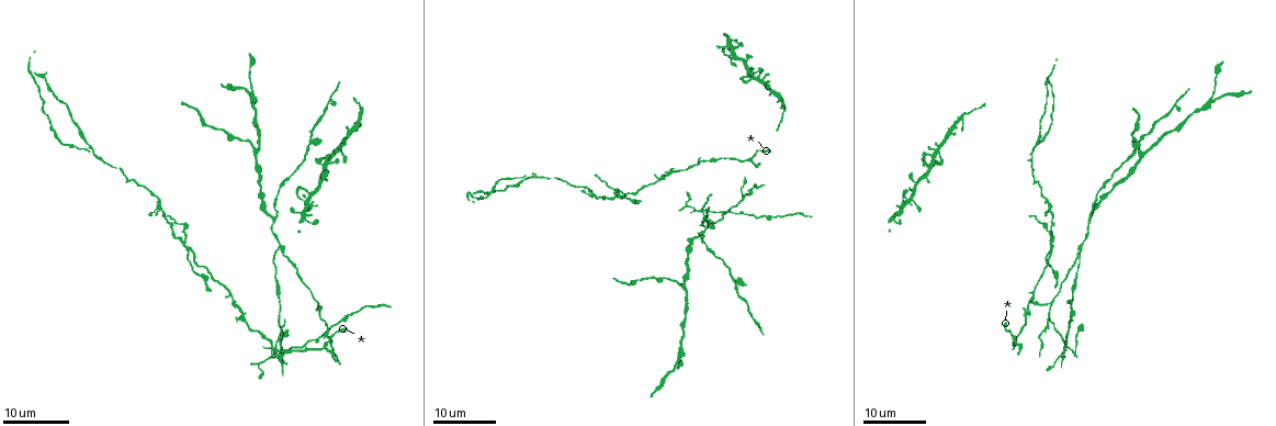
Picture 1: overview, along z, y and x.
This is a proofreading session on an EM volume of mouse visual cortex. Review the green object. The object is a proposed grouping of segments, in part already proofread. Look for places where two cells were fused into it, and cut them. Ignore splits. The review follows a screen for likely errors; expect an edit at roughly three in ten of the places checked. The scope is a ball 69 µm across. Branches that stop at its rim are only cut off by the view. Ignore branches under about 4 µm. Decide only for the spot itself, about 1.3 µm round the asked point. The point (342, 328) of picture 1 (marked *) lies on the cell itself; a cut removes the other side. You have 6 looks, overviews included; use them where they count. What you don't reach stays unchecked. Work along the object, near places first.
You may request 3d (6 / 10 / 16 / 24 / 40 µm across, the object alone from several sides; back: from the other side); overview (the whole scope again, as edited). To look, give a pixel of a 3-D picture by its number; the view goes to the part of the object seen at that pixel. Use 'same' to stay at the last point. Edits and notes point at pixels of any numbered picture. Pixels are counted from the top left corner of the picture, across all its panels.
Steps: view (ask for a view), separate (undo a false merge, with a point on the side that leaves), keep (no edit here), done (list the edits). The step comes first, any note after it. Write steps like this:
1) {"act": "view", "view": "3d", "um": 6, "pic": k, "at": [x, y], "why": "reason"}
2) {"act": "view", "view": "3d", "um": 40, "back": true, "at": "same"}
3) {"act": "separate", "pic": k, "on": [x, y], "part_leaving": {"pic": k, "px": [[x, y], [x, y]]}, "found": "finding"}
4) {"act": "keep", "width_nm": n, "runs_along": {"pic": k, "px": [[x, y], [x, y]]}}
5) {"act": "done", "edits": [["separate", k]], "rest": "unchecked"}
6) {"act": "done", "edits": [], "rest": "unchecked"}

{"act": "view", "view": "3d", "um": 24, "pic": 1, "at": [184, 238], "why": "thin arm on a thick one"}

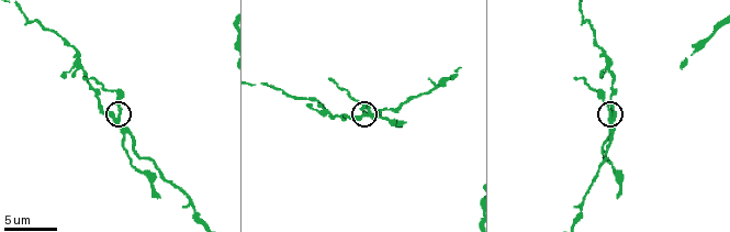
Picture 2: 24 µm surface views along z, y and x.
{"act": "view", "view": "3d", "um": 10, "pic": 2, "at": [611, 117]}

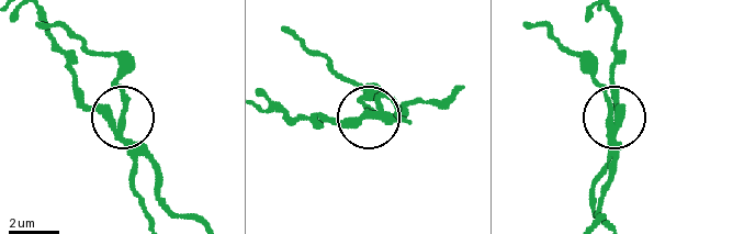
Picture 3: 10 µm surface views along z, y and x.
{"act": "view", "view": "3d", "um": 6, "pic": 3, "at": [610, 113], "why": "closer look"}

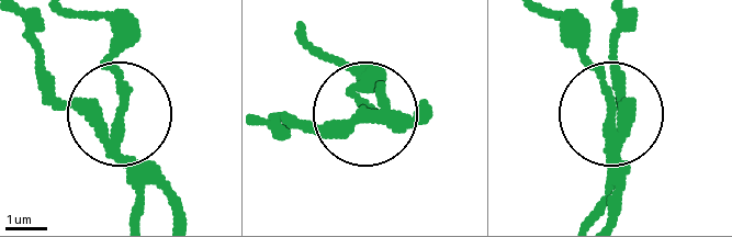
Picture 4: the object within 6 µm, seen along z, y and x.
{"act": "separate", "pic": 4, "on": [122, 98], "side_arm_um": 7, "arms": 3, "found": "a second cell is stuck on"}

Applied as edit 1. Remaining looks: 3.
{"act": "view", "view": "overview"}

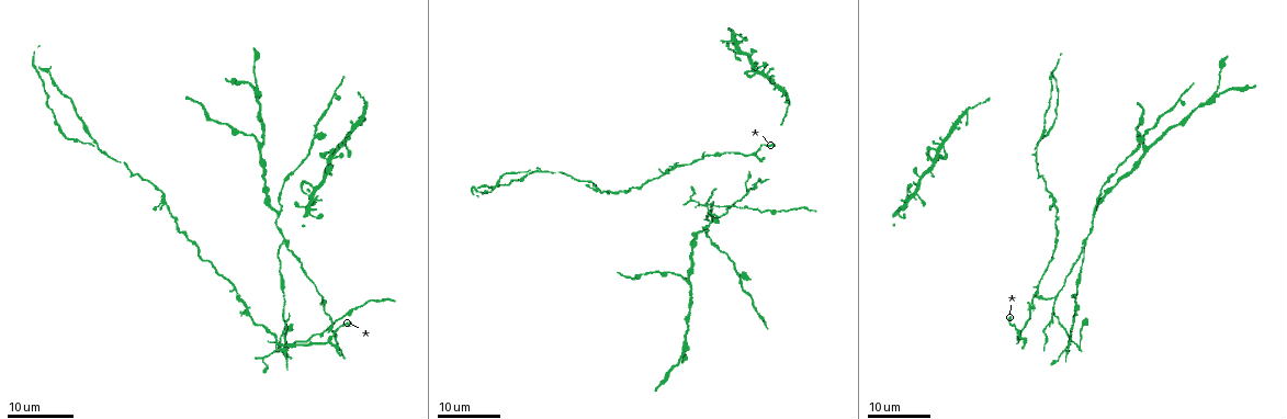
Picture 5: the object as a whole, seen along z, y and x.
{"act": "view", "view": "3d", "um": 16, "pic": 5, "at": [1037, 288], "why": "thick turns thin"}

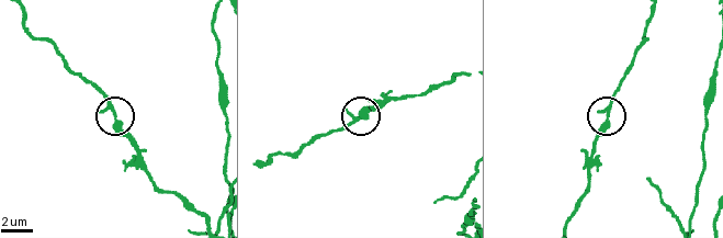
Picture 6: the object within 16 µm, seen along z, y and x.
{"act": "view", "view": "3d", "um": 10, "pic": 6, "at": [608, 110], "why": "closer look"}

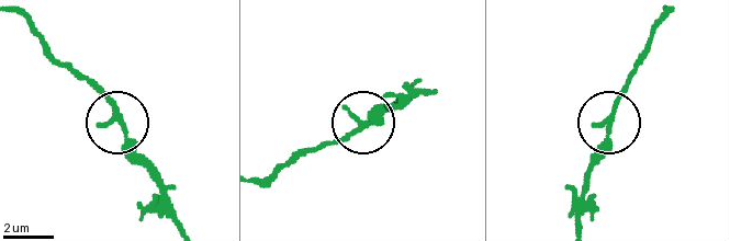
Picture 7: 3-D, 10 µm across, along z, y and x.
{"act": "keep", "width_nm": 210, "found": "continuous, no second cell"}

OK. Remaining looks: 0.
{"act": "done", "edits": [["separate", 4]], "rest": "unchecked"}

